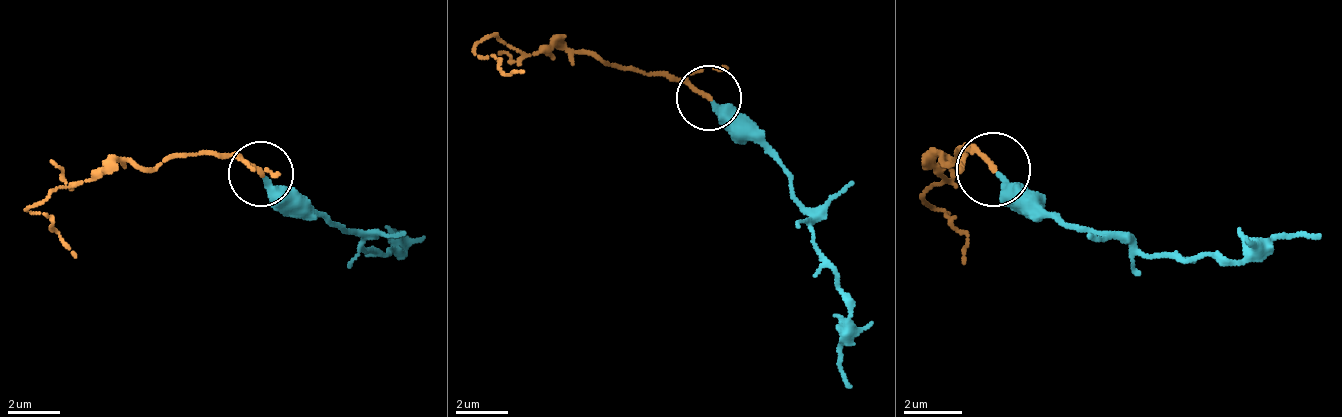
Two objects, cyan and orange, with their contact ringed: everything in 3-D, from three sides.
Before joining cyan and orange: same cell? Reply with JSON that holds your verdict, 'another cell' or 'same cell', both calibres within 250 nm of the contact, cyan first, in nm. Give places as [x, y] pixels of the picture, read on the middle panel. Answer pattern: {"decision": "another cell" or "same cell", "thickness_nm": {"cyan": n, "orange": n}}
{"decision": "same cell", "thickness_nm": {"cyan": 360, "orange": 180}}

